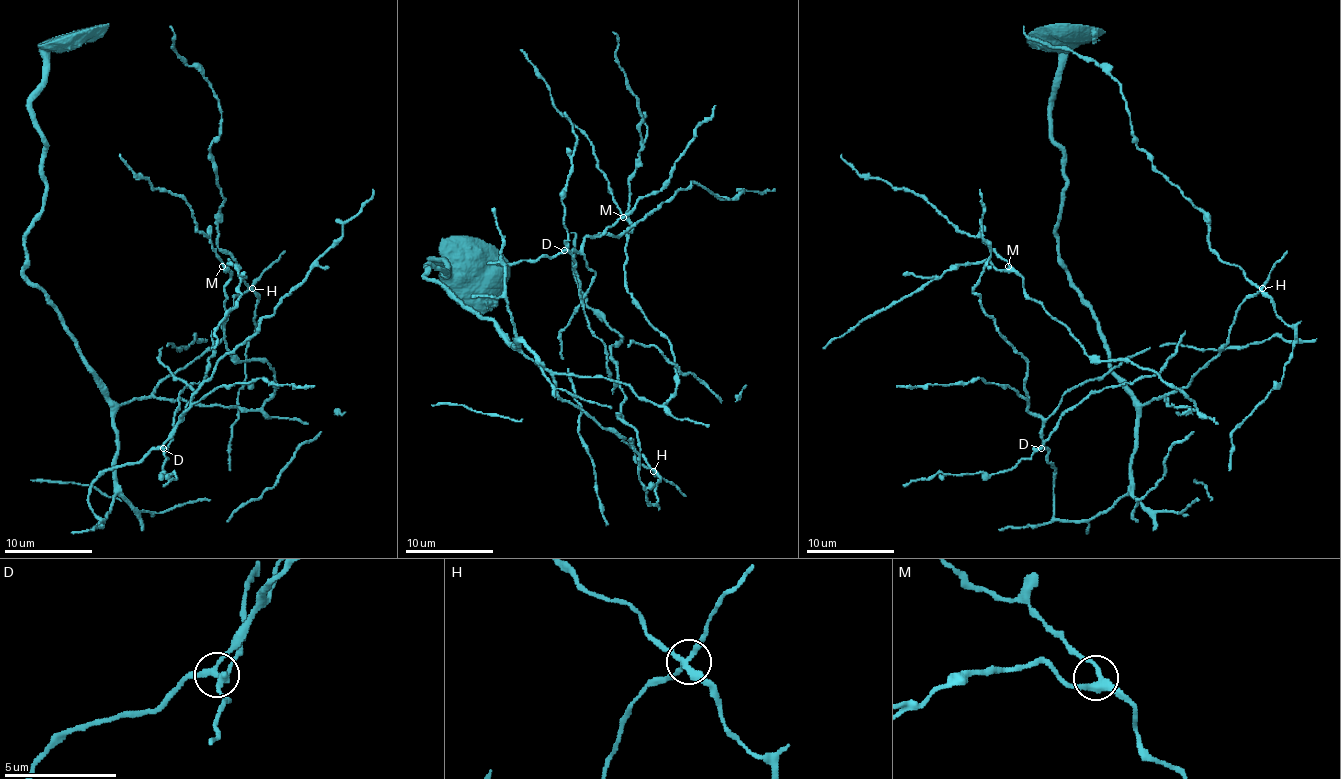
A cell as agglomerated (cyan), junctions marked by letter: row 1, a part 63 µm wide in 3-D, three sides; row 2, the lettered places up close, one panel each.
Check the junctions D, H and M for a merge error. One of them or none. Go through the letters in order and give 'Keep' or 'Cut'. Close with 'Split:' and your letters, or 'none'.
D: Cut
H: Keep
M: Keep
Split: D

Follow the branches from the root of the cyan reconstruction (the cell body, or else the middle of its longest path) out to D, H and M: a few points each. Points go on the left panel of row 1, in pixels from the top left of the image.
D: (121, 405), (114, 416), (114, 501), (103, 521), (88, 501), (88, 488), (105, 470), (162, 449)
H: (121, 405), (147, 398), (165, 378), (204, 354), (224, 334), (222, 323), (233, 299), (252, 288)
M: (121, 405), (165, 398), (259, 409), (274, 391), (266, 361), (237, 361), (226, 345), (230, 275), (222, 266)

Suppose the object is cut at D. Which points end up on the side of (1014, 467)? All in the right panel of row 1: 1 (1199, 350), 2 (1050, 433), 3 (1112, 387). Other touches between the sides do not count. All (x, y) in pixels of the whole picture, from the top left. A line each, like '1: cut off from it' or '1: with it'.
1: cut off from it
2: with it
3: with it

